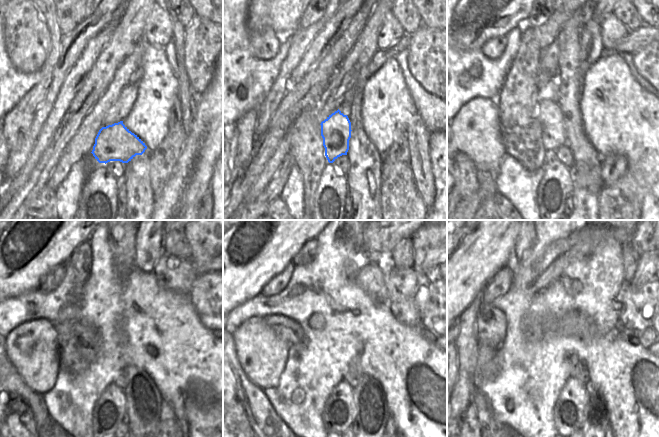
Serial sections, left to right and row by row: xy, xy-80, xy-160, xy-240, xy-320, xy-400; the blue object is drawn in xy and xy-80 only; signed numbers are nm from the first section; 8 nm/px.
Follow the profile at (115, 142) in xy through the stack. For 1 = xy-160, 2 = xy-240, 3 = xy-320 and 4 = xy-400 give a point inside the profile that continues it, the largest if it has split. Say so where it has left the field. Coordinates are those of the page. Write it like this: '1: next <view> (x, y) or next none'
1: next xy-160 (548, 112)
2: next xy-240 (89, 335)
3: next xy-320 (288, 330)
4: next xy-400 (490, 323)

